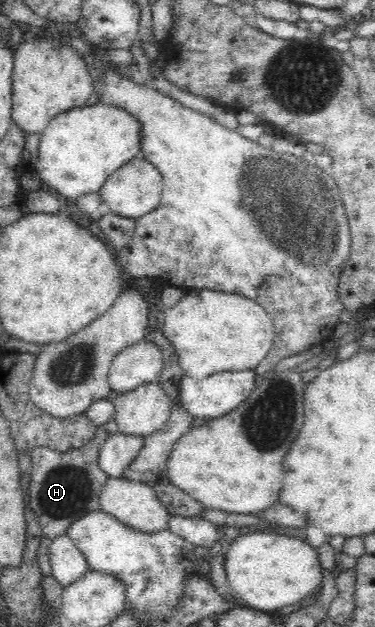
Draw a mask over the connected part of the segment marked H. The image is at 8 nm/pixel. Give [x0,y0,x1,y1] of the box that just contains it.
[28,427,109,540]

